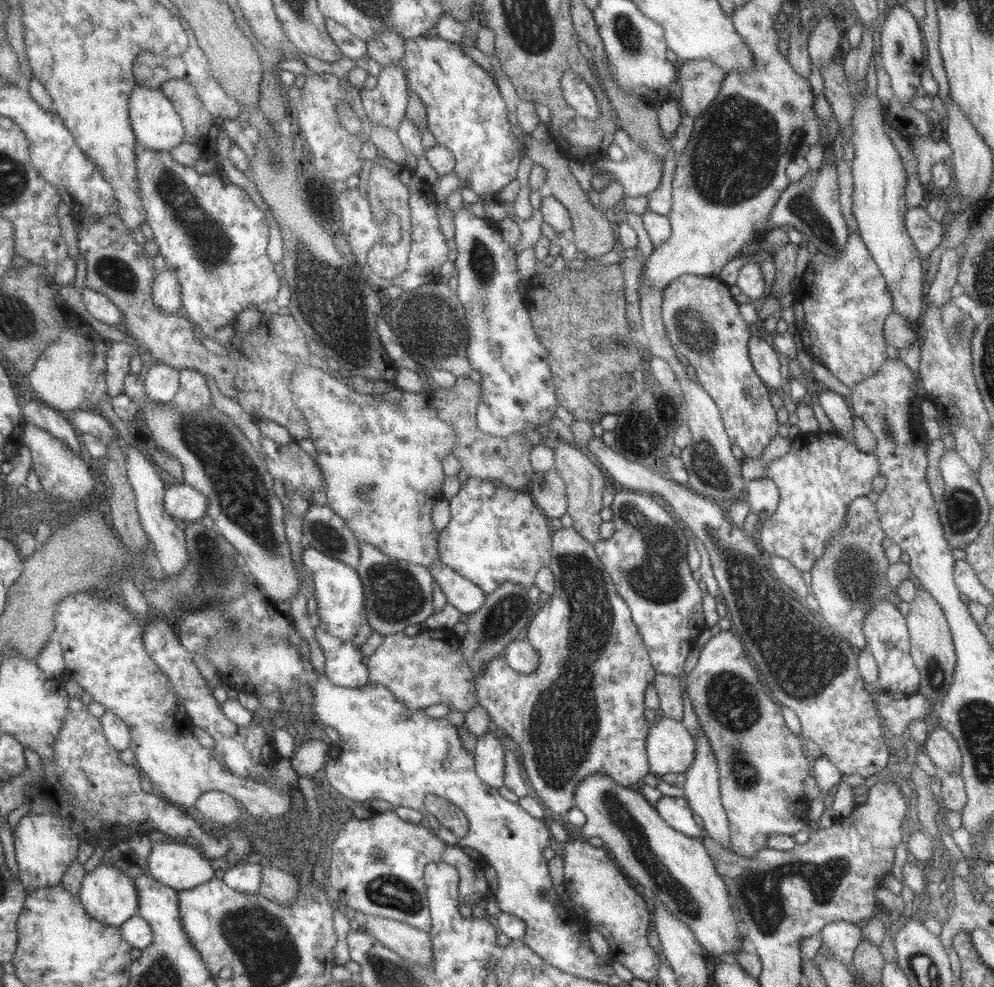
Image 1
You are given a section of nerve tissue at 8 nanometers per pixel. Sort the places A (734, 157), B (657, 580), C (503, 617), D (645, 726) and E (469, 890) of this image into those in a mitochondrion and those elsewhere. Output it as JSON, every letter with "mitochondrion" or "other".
{"A":"mitochondrion","B":"mitochondrion","C":"mitochondrion","D":"other","E":"other"}

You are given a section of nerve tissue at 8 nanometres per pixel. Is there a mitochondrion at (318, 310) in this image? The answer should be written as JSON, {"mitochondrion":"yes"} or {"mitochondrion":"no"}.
{"mitochondrion":"yes"}

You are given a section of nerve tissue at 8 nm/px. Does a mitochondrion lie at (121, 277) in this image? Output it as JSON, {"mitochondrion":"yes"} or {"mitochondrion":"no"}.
{"mitochondrion":"yes"}

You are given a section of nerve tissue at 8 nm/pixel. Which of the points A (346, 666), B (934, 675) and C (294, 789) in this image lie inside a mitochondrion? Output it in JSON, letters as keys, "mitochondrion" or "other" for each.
{"A":"other","B":"mitochondrion","C":"other"}

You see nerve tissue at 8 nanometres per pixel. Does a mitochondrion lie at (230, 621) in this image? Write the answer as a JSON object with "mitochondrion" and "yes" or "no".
{"mitochondrion":"yes"}

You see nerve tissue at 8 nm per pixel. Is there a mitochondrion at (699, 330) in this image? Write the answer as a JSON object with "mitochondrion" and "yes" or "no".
{"mitochondrion":"yes"}

